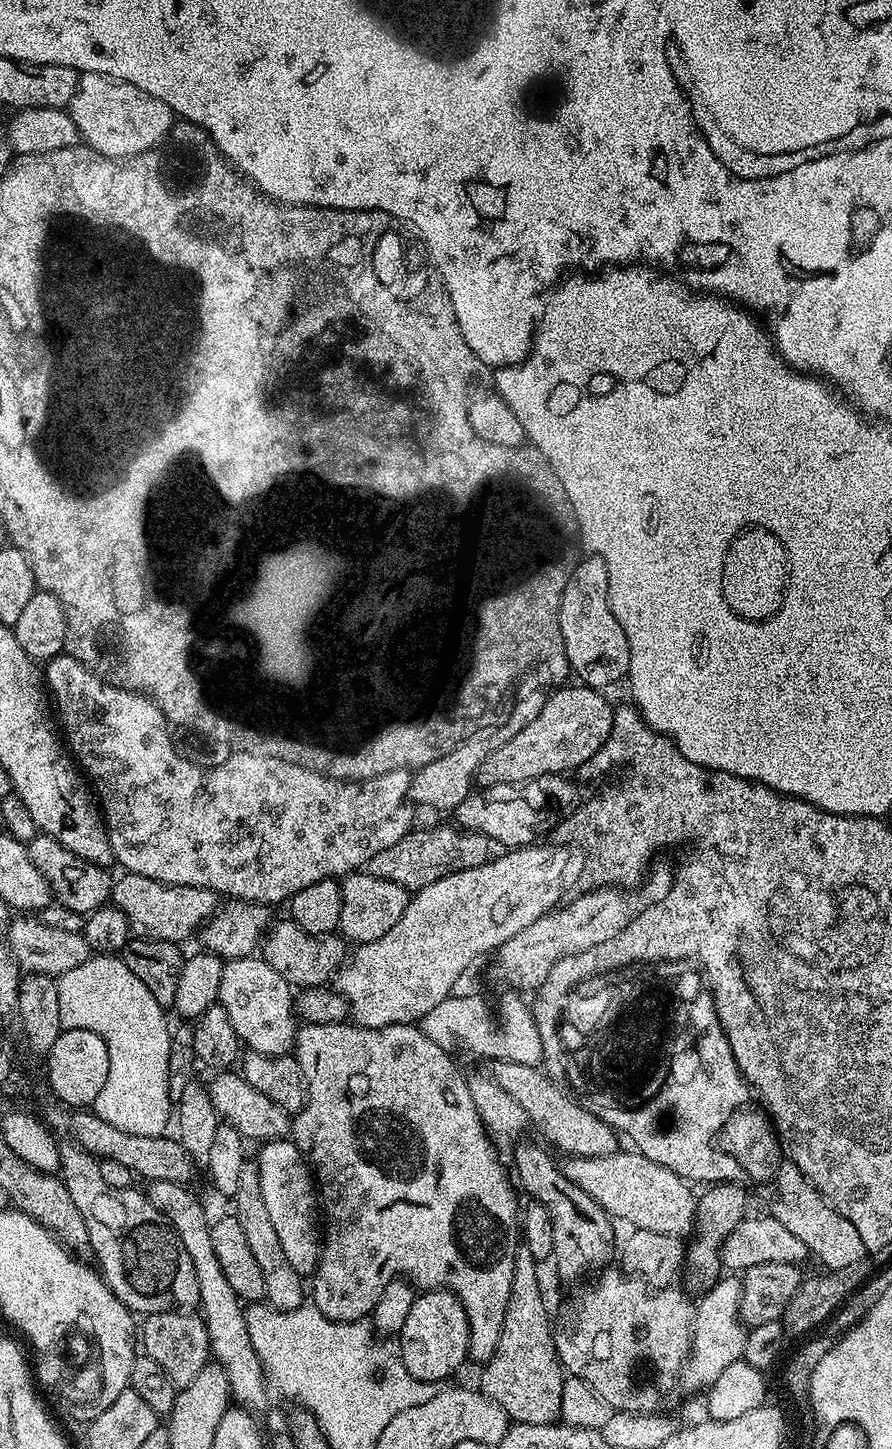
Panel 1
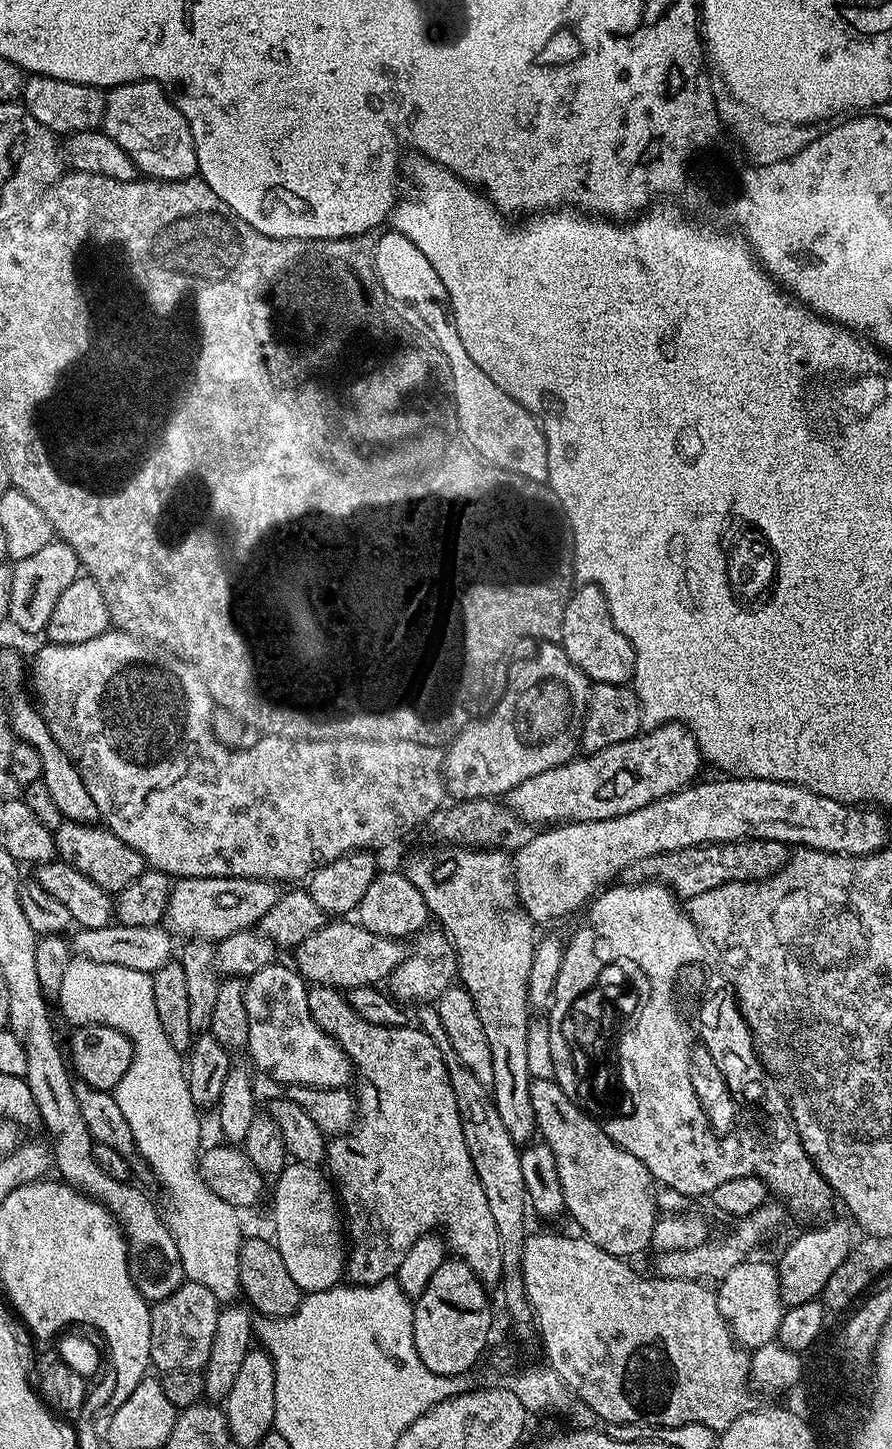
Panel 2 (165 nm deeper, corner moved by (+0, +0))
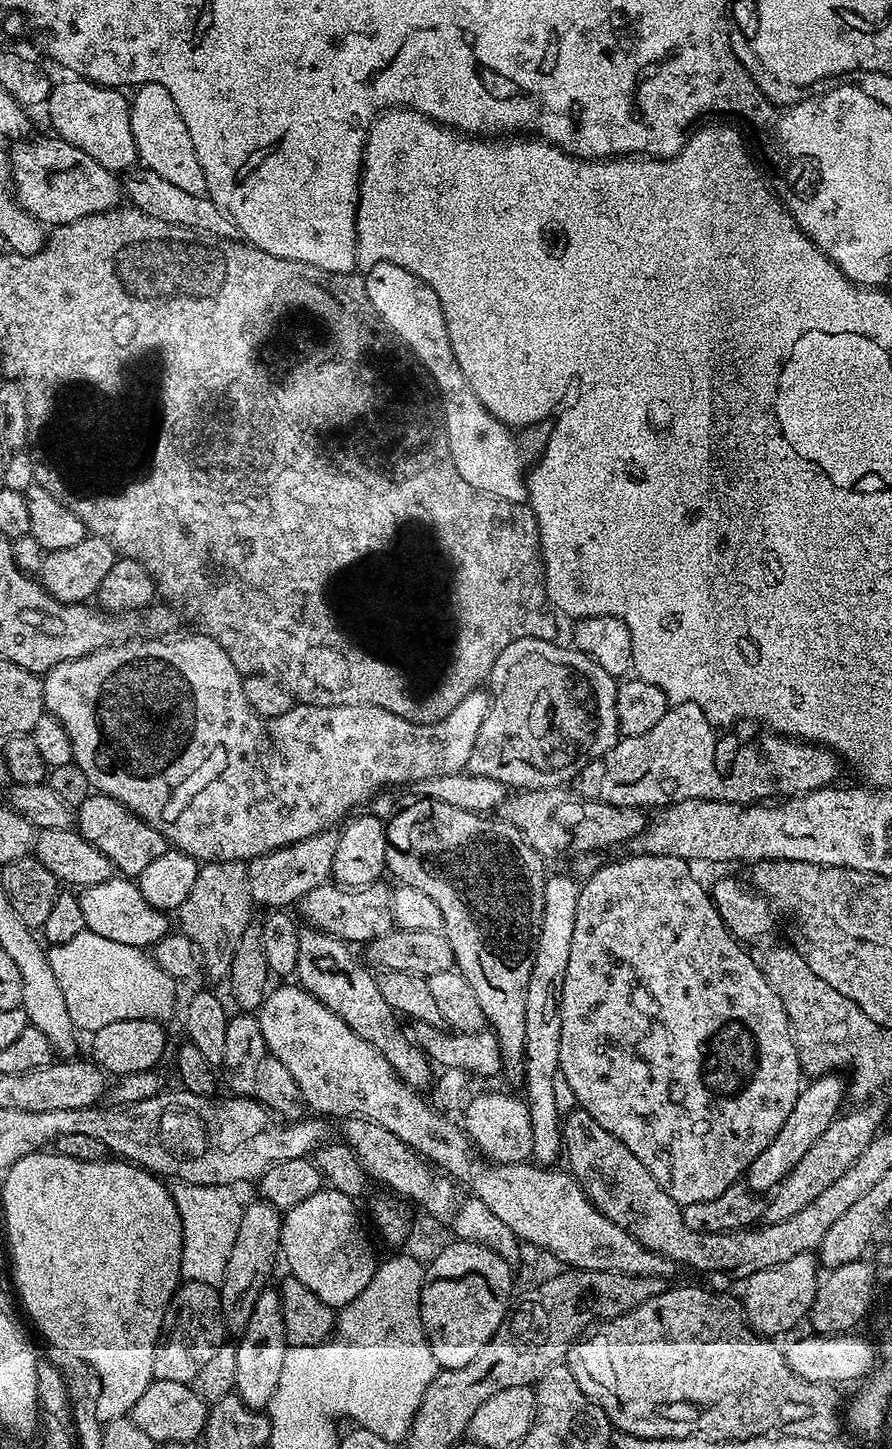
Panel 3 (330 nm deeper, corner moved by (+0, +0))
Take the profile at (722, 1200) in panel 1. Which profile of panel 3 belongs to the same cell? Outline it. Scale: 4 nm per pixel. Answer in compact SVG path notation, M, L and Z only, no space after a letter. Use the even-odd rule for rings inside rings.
M829 1074L823 1078L812 1078L801 1087L798 1098L793 1103L793 1109L790 1110L790 1114L787 1114L786 1120L782 1122L782 1130L777 1132L766 1150L762 1151L762 1154L758 1154L754 1158L754 1162L750 1162L746 1173L746 1187L749 1192L768 1194L775 1190L784 1181L786 1174L790 1174L790 1170L794 1170L794 1166L798 1166L798 1162L806 1155L806 1150L810 1150L810 1146L814 1146L814 1142L818 1142L818 1137L826 1131L826 1126L830 1126L830 1122L834 1122L837 1116L841 1115L842 1107L840 1108L840 1103L843 1102L844 1096L840 1093L838 1077L839 1075Z

